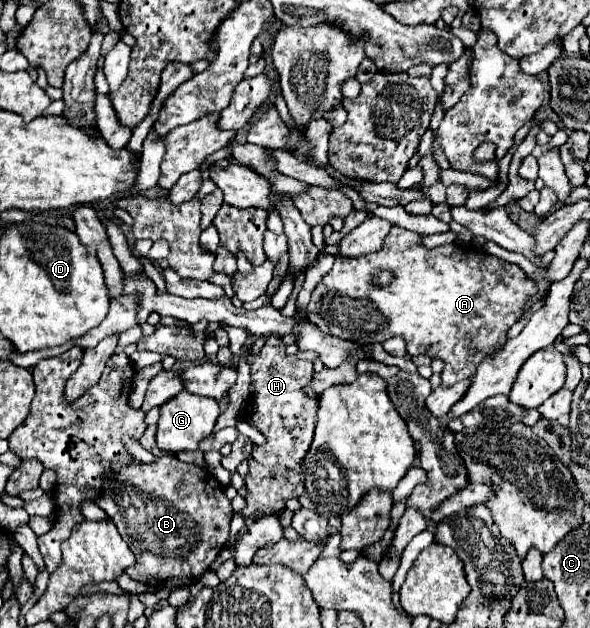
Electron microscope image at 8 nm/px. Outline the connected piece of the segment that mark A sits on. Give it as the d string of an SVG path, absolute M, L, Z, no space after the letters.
M393 225L391 231L389 231L389 235L387 235L387 239L385 239L385 243L383 243L383 251L377 251L377 253L371 253L371 255L363 255L363 257L357 257L357 259L343 259L343 257L337 257L335 259L333 269L321 279L321 283L315 287L315 291L311 295L307 317L323 333L335 335L339 339L347 339L347 341L353 341L353 343L367 345L367 343L383 343L389 337L401 337L401 339L405 339L407 351L413 357L415 355L429 355L431 359L441 359L445 363L441 385L443 387L451 387L451 385L455 385L455 383L459 383L463 379L471 379L475 375L475 369L481 363L481 359L487 359L487 355L495 355L495 351L499 351L499 347L503 347L503 343L507 341L509 327L521 317L523 307L527 305L527 299L531 299L531 295L535 295L535 281L529 279L519 265L505 263L499 257L493 257L489 253L483 253L483 251L479 251L475 247L461 247L459 243L441 245L441 247L435 247L435 249L429 251L429 249L425 249L419 243L419 237L413 231L407 231L407 229L401 229L401 227Z

